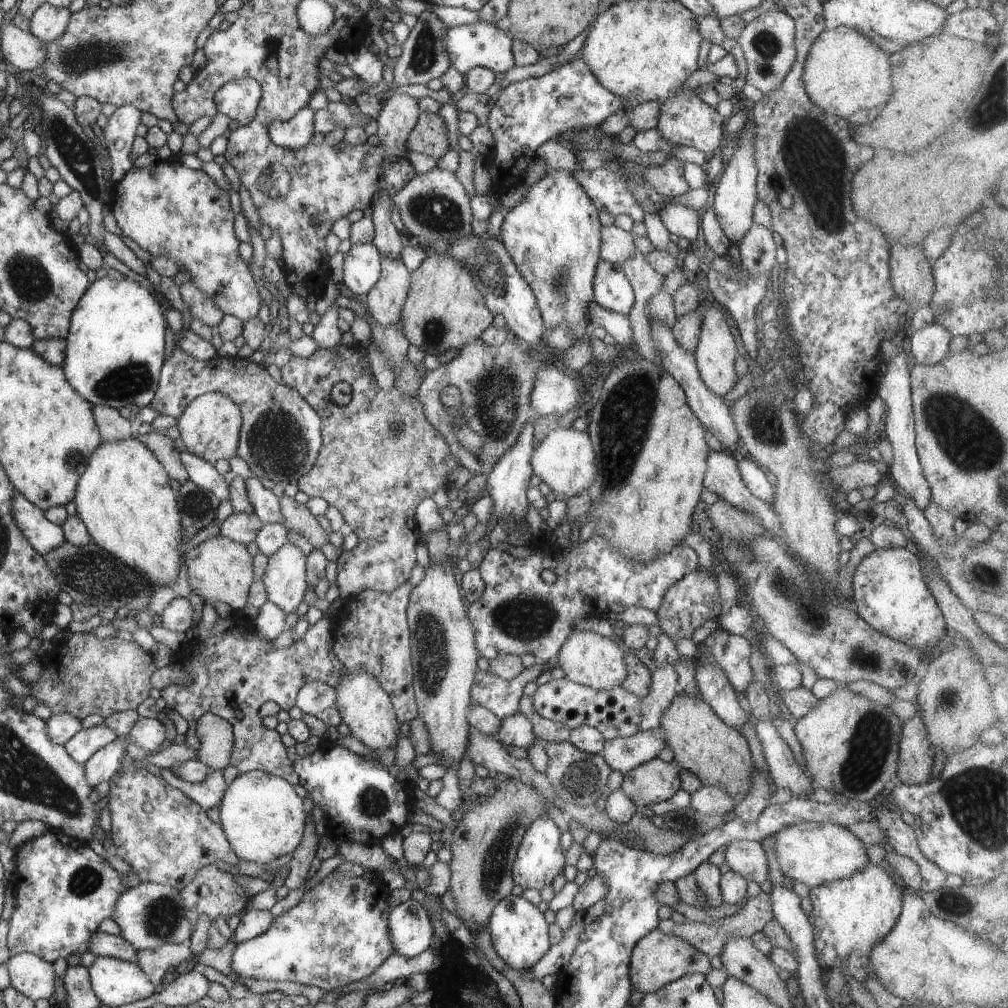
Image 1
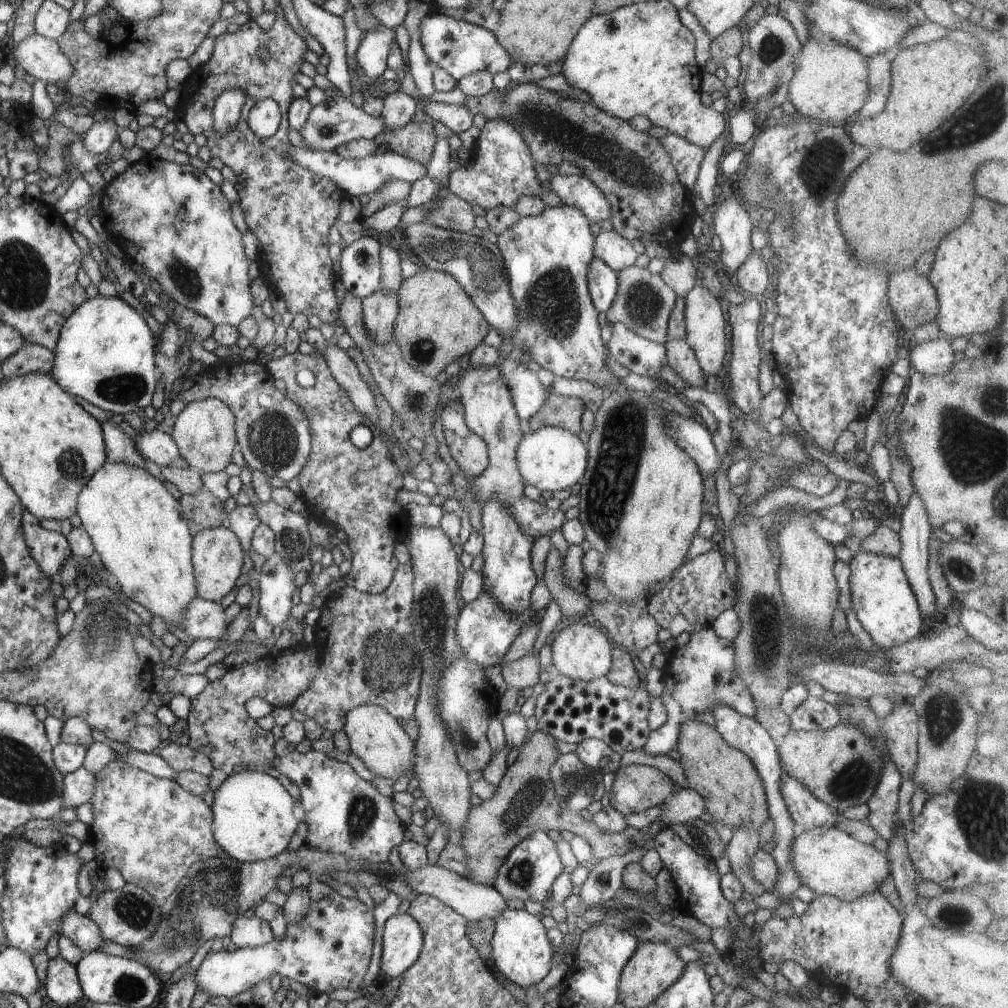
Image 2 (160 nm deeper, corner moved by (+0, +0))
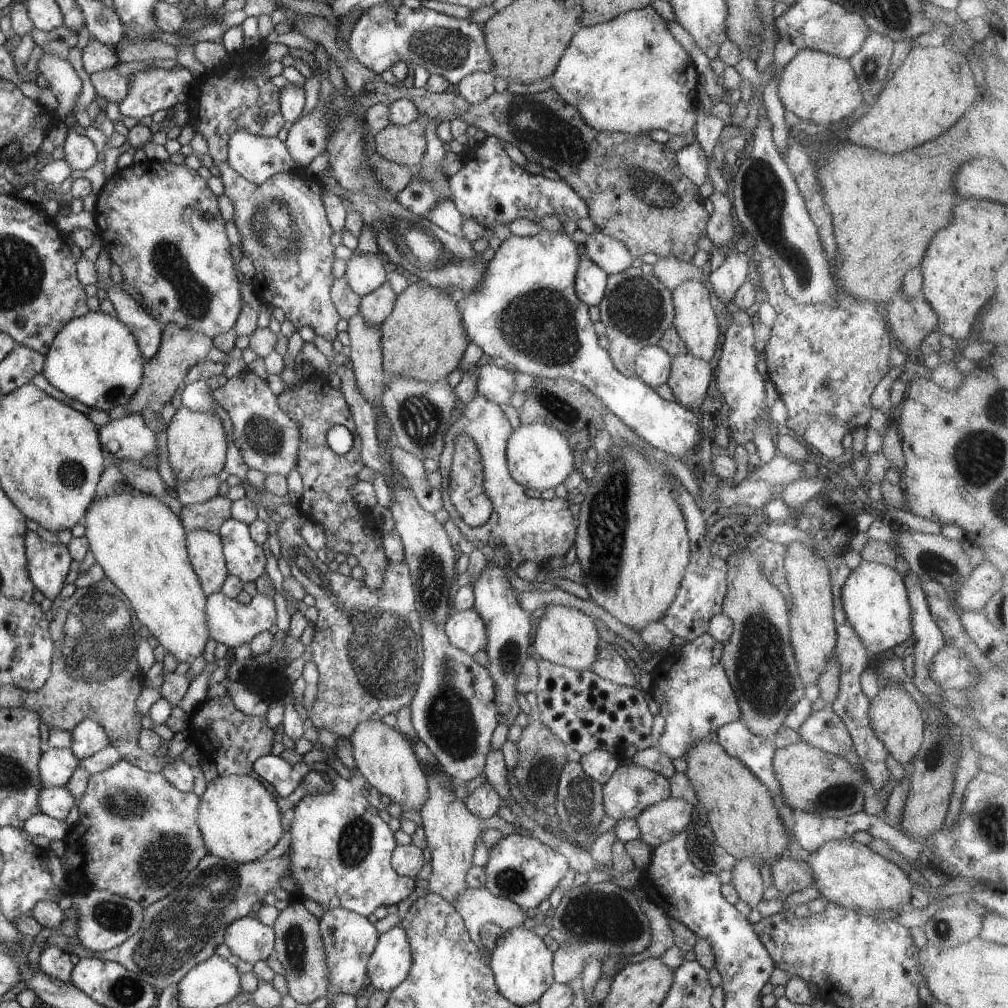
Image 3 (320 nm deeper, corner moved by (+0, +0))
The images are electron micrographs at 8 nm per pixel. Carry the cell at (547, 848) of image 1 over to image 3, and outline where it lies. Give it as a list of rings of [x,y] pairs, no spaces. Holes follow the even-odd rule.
[[[516,833],[506,838],[502,837],[489,853],[488,862],[484,866],[485,887],[495,897],[515,902],[523,909],[537,908],[542,900],[548,899],[569,870],[568,859],[563,854],[534,837],[529,838]]]

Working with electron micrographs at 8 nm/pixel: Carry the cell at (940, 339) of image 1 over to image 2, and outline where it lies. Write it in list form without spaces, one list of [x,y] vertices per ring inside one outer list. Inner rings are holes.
[[[932,338],[922,344],[909,343],[911,368],[918,373],[944,376],[954,365],[952,344],[944,338]]]

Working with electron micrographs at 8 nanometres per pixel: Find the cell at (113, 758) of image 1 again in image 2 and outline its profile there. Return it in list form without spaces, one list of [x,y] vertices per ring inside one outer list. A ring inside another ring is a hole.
[[[86,766],[66,774],[62,804],[65,808],[77,808],[89,802],[92,799],[94,790],[96,790],[96,784],[98,784],[96,772],[86,770]]]

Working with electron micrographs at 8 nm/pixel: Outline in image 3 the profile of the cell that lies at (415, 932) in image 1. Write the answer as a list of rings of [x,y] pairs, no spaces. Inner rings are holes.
[[[400,924],[380,934],[367,964],[368,991],[390,992],[408,976],[412,959],[410,941]]]

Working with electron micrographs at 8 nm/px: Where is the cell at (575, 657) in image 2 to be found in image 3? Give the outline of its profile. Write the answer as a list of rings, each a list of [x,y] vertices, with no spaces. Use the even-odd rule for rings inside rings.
[[[551,605],[538,622],[531,640],[532,651],[541,659],[563,667],[579,671],[589,669],[596,660],[600,639],[597,626],[590,615],[574,607]]]

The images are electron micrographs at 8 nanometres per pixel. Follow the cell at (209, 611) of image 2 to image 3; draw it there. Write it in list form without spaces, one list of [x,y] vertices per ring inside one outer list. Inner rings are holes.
[[[221,590],[207,598],[206,605],[209,635],[211,640],[222,642],[228,648],[234,649],[241,644],[250,644],[255,636],[261,632],[269,631],[276,622],[276,606],[270,597],[256,592],[249,596],[244,604],[238,599],[229,599]]]

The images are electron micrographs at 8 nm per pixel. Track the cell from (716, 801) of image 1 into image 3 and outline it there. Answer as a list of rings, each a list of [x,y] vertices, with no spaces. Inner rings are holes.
[[[673,797],[649,806],[635,818],[640,839],[651,849],[668,842],[692,822],[694,809],[691,802]]]

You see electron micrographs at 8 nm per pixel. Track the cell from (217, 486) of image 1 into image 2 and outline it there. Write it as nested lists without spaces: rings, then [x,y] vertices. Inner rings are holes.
[[[161,427],[154,431],[138,432],[134,436],[136,450],[144,459],[152,460],[154,464],[162,467],[175,467],[180,469],[190,469],[188,460],[180,456],[180,450],[174,443],[171,436],[164,432]]]

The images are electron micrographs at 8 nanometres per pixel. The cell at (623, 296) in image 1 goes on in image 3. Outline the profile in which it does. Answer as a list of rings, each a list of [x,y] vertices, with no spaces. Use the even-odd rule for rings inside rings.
[[[582,258],[576,276],[578,298],[586,306],[597,305],[605,293],[608,275],[590,259]]]

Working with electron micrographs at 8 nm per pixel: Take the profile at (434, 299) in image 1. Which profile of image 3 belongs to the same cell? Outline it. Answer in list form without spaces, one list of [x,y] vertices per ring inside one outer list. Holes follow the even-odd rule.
[[[414,283],[396,297],[394,308],[379,326],[383,369],[392,377],[406,377],[435,383],[447,376],[462,362],[467,337],[457,298],[445,296],[440,290]]]

